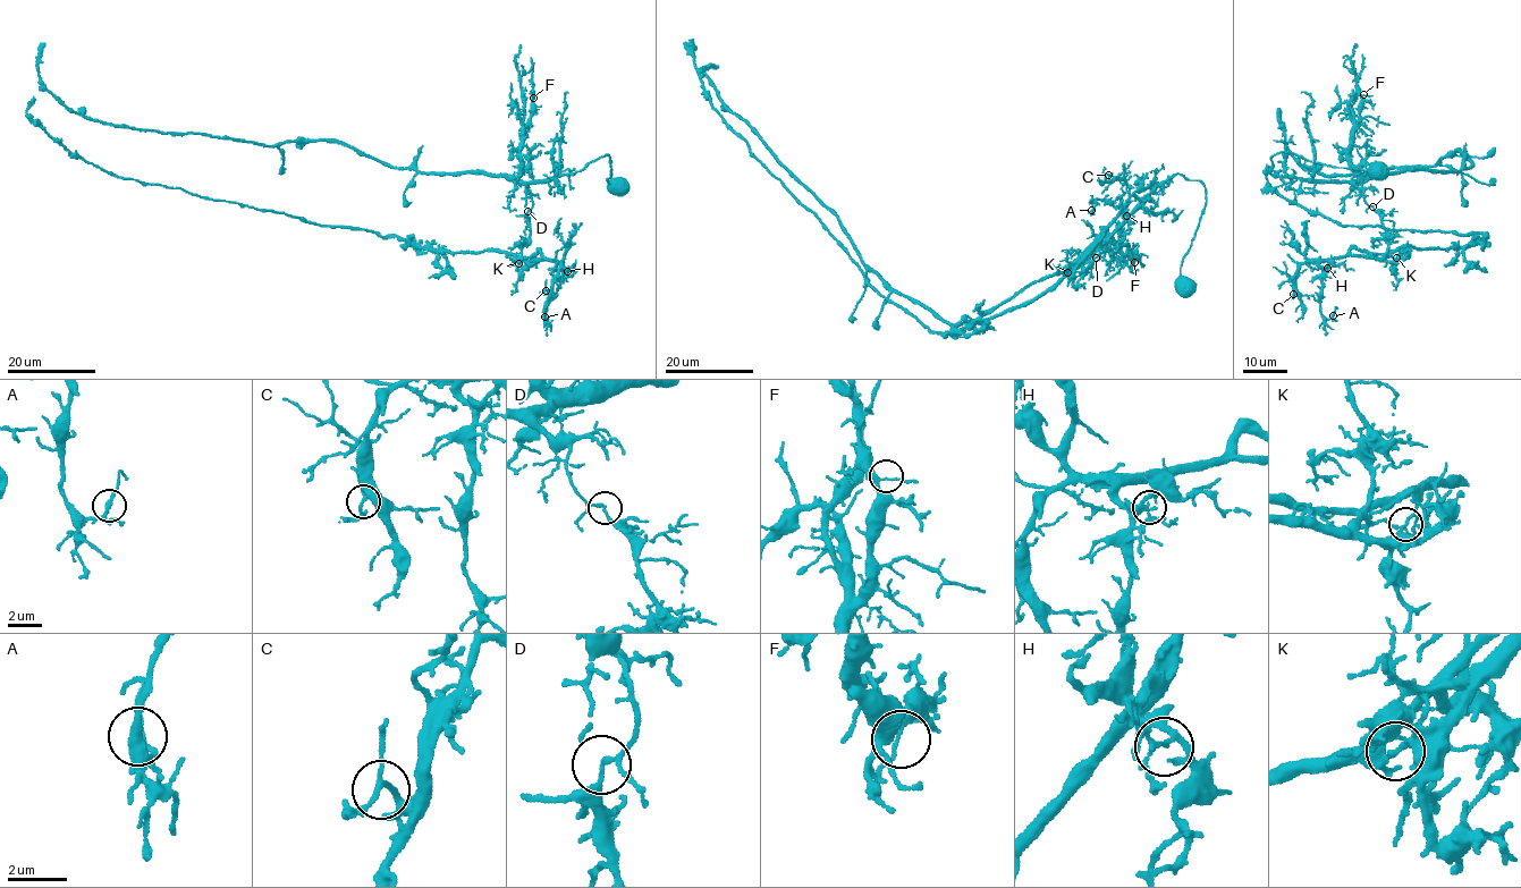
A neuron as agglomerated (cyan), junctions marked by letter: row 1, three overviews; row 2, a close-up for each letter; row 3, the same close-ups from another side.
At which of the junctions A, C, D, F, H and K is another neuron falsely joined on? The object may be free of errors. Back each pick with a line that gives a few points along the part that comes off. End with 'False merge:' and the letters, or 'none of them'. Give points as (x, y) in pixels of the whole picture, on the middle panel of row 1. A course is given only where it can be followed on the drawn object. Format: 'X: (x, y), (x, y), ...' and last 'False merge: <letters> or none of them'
D: (1096, 258), (1034, 280), (958, 330), (931, 332), (878, 293), (712, 107), (684, 43), (695, 47)
False merge: D

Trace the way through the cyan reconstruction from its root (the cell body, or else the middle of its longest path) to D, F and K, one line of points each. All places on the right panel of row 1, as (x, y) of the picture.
D: (1377, 170), (1324, 166), (1285, 151), (1270, 159), (1273, 175), (1348, 182), (1360, 187), (1363, 201), (1374, 206)
F: (1377, 170), (1324, 166), (1285, 151), (1273, 155), (1269, 172), (1281, 177), (1358, 179), (1350, 146), (1363, 94)
K: (1377, 170), (1324, 166), (1285, 151), (1273, 155), (1269, 172), (1360, 187), (1380, 218), (1387, 255), (1396, 258)

